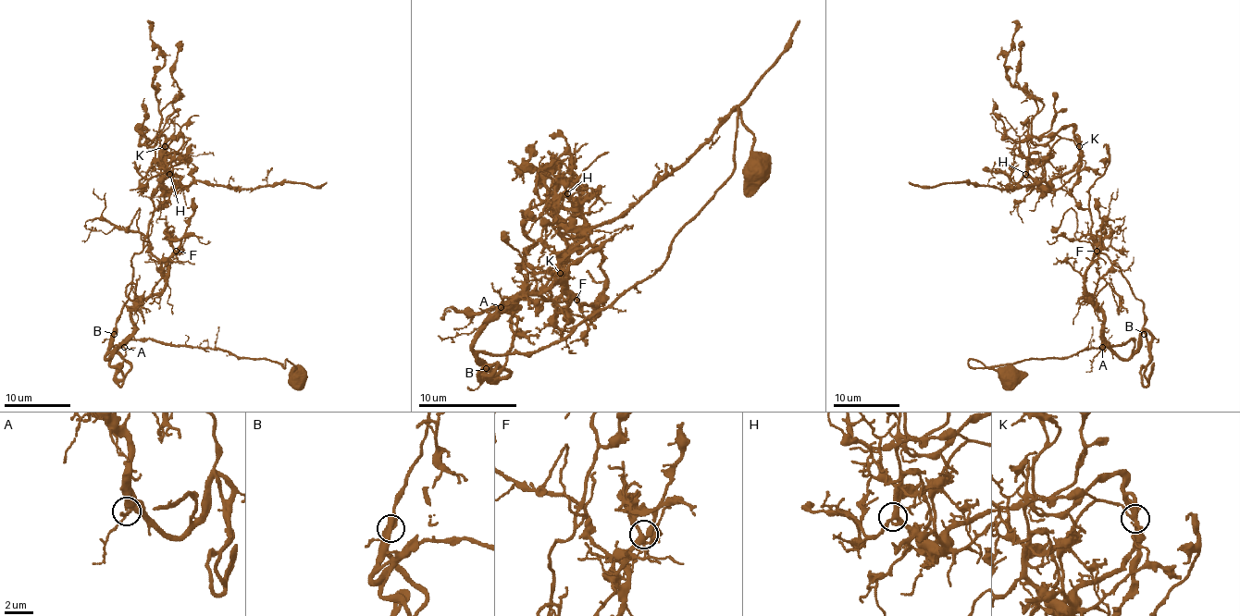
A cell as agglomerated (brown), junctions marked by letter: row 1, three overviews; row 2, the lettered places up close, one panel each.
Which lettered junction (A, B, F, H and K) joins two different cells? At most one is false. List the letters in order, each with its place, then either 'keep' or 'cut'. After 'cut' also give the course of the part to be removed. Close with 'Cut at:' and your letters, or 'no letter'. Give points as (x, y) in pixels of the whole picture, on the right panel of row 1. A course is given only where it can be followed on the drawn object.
A: at (1102, 347); keep
B: at (1144, 334); keep
F: at (1097, 251); keep
H: at (1025, 174); keep
K: at (1079, 146); cut; foreign part runs (1079, 147), (1077, 164), (1050, 185), (1042, 180), (1010, 189), (909, 182)
Cut at: K

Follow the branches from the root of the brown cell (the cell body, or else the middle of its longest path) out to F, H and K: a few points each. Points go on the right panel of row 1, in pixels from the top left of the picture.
F: (1127, 278), (1144, 305), (1144, 334), (1140, 345), (1122, 359), (1104, 335), (1104, 314), (1094, 301), (1097, 251)
H: (1127, 278), (1094, 249), (1090, 212), (1072, 193), (1077, 172), (1059, 174), (1047, 189), (1025, 174)
K: (1127, 278), (1104, 253), (1096, 252), (1090, 212), (1072, 193), (1080, 164), (1079, 147)

